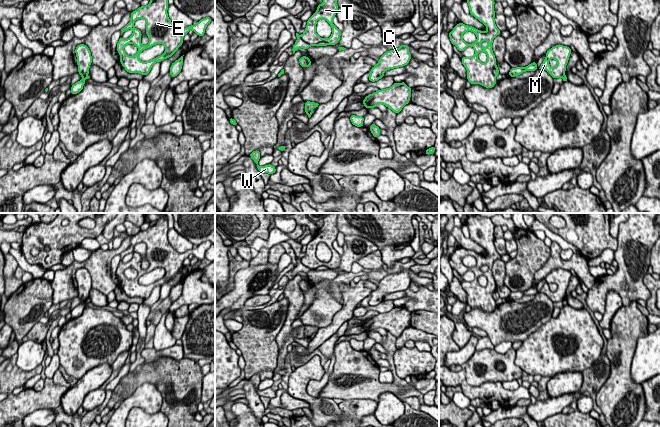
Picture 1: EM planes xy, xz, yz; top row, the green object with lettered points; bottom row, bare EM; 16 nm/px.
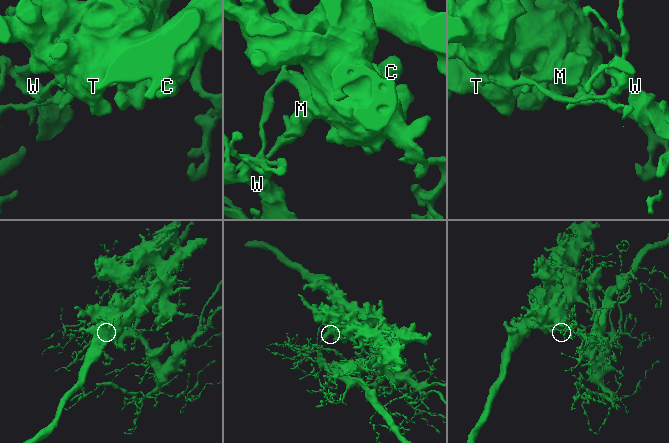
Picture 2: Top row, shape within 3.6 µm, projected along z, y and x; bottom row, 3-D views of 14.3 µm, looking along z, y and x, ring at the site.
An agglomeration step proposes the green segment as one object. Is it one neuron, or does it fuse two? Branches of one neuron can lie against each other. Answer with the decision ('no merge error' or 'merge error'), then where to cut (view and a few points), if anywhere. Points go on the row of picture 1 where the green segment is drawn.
merge error | xz (300, 36), (304, 41), (312, 45)

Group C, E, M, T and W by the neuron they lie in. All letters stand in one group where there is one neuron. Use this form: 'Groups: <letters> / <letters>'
Groups: C E M T / W

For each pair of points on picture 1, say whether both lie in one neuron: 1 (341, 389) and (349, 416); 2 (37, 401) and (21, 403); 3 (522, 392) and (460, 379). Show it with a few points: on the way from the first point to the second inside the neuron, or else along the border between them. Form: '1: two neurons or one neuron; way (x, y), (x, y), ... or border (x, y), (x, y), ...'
1: two neurons; border (368, 399), (344, 400)
2: one neuron; way (33, 401), (25, 403)
3: one neuron; way (506, 394), (474, 392)

